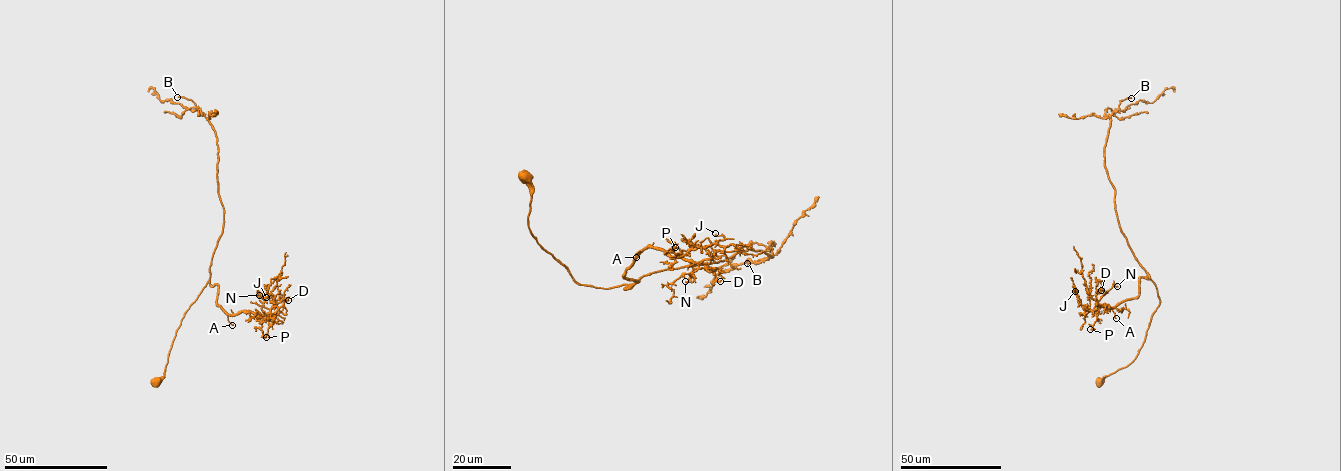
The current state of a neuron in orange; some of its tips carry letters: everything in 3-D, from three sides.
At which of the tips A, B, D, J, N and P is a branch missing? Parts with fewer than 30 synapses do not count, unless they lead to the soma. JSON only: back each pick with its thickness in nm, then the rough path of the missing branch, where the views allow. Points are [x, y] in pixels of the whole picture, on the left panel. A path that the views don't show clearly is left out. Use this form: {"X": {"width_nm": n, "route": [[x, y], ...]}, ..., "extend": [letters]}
{"B": {"width_nm": 200, "route": [[177, 97], [165, 90], [159, 90], [154, 96]]}, "extend": ["B"]}

